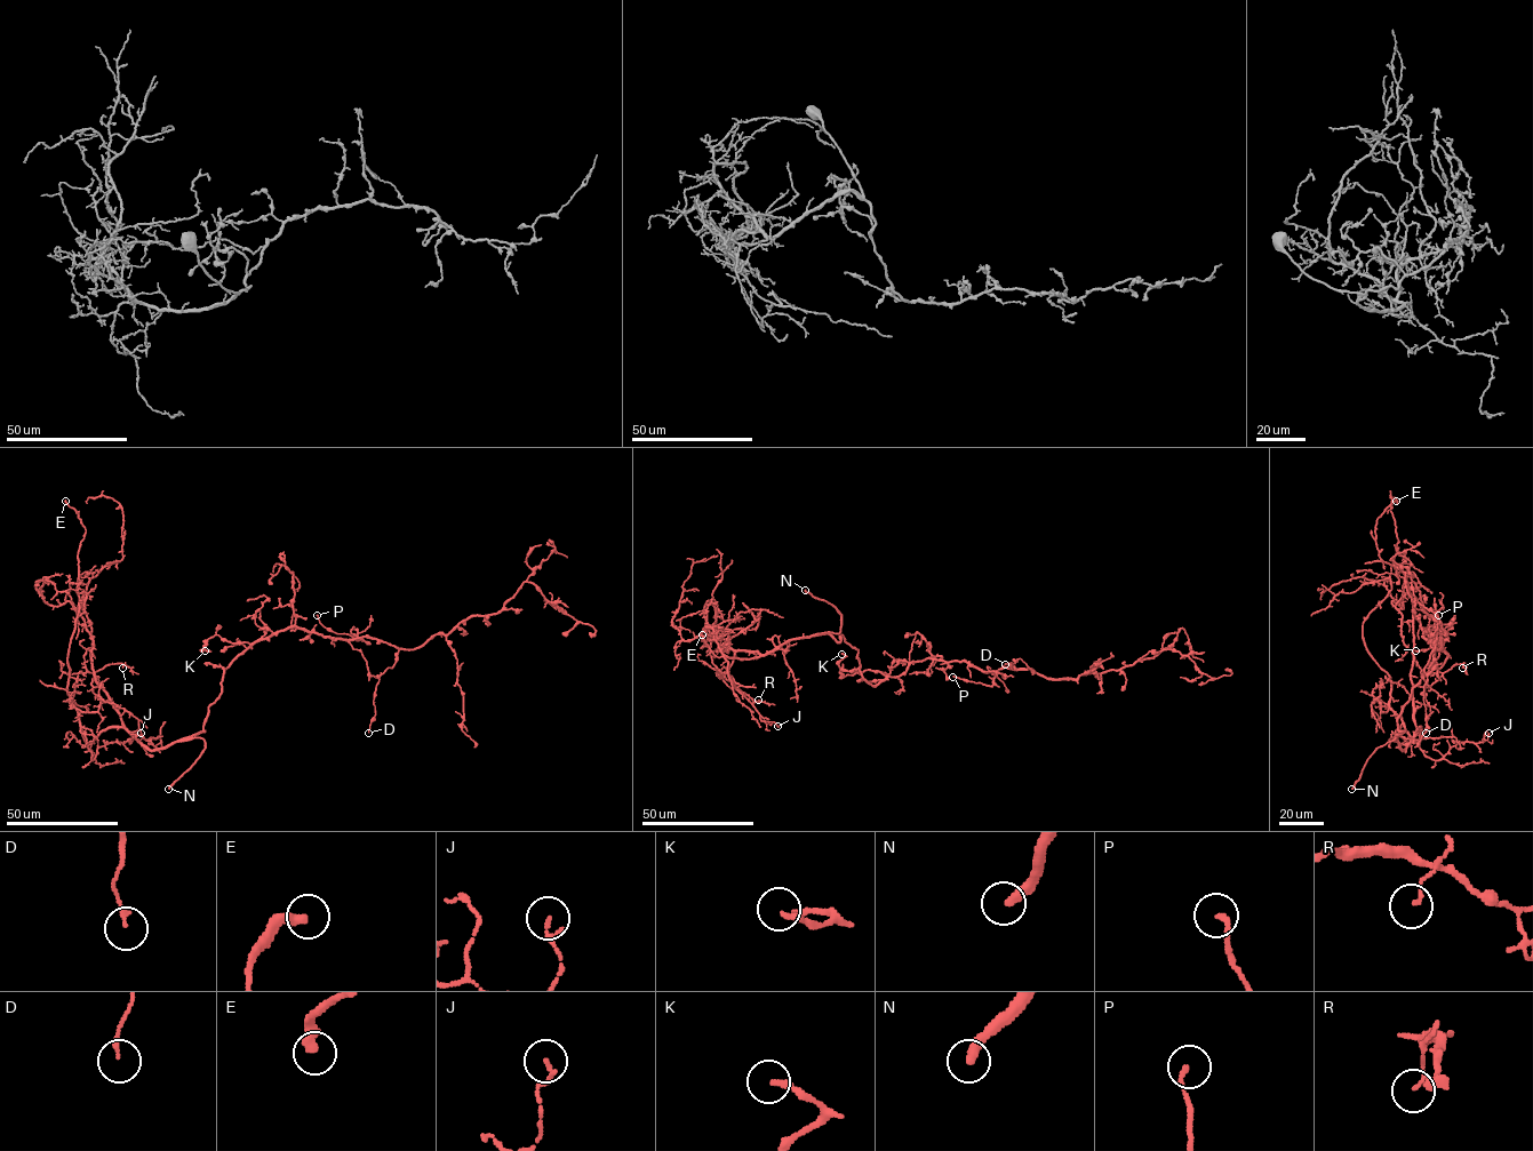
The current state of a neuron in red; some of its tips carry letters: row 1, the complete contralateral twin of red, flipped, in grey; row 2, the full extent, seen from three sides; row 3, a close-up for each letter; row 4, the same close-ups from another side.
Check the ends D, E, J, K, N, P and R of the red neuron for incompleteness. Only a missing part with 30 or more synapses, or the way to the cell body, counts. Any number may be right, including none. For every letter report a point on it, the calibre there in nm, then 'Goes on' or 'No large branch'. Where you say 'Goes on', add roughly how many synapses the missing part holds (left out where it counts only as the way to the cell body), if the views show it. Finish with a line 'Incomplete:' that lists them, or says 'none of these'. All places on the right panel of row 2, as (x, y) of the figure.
D: Place: (1426, 733). Thickness 140 nm. No large branch
E: Place: (1396, 501). Thickness 380 nm. No large branch
J: Place: (1488, 733). Thickness 160 nm. No large branch
K: Place: (1415, 650). Thickness 200 nm. No large branch
N: Place: (1351, 789). Thickness 320 nm. Goes on
P: Place: (1438, 615). Thickness 190 nm. No large branch
R: Place: (1462, 668). Thickness 100 nm. No large branch
Incomplete: N

